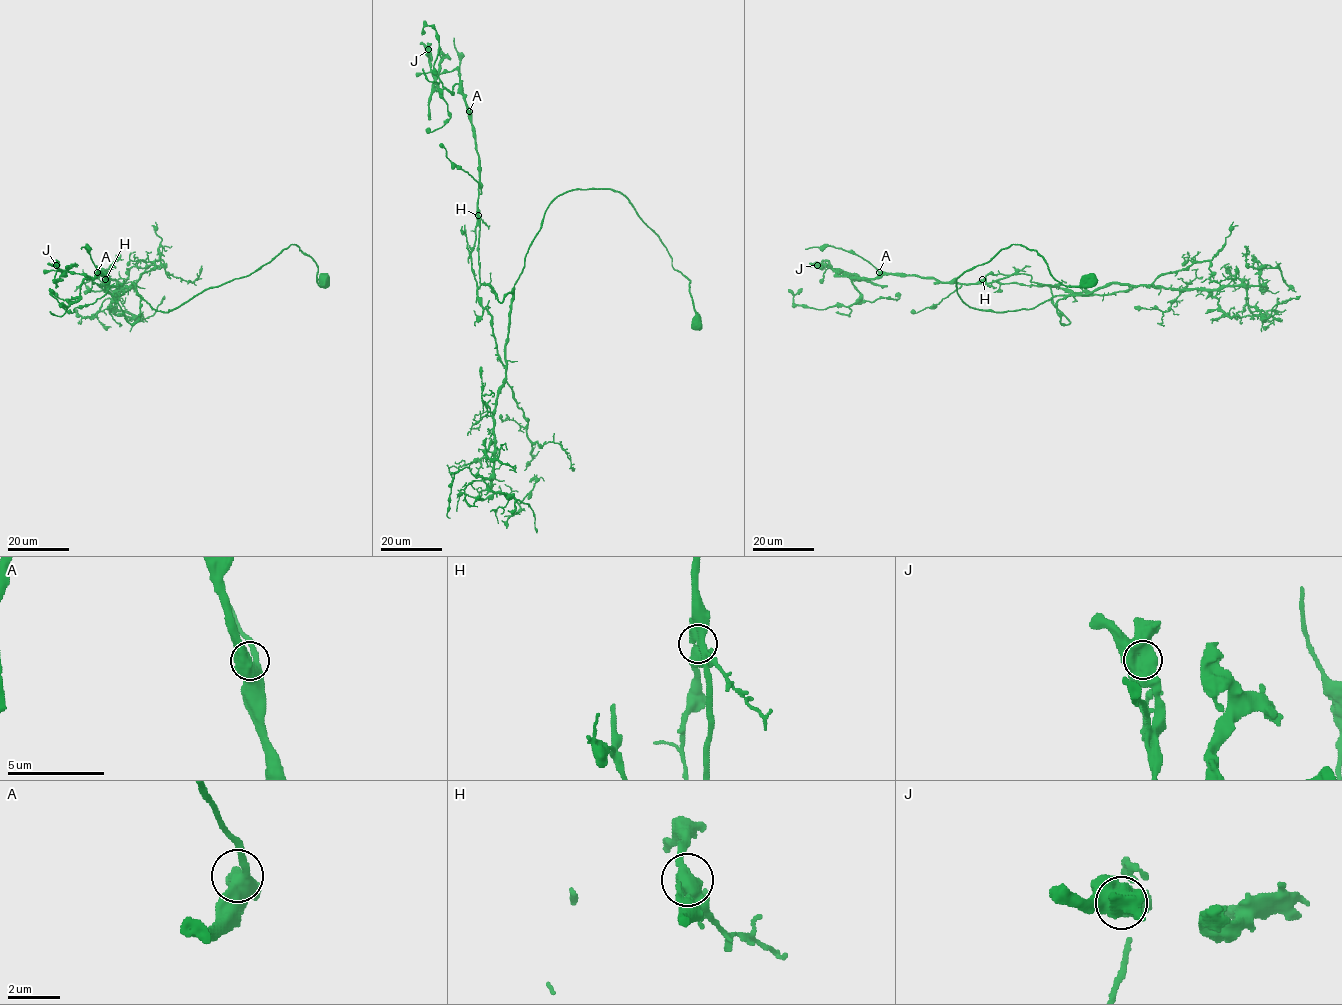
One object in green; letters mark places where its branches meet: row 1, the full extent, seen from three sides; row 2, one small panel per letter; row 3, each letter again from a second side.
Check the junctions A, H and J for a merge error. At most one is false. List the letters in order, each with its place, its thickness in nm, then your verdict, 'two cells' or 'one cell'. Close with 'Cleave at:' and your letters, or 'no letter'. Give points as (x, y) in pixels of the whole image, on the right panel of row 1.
A: place (879, 272); calibre 550 nm; one cell
H: place (982, 279); calibre 480 nm; one cell
J: place (817, 265); calibre 1300 nm; two cells
Cleave at: J

